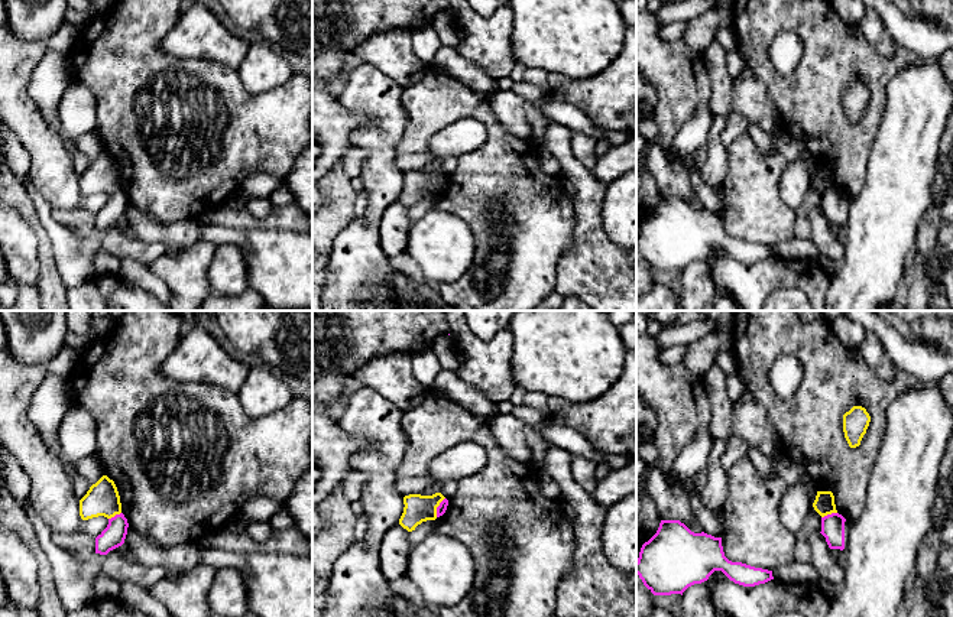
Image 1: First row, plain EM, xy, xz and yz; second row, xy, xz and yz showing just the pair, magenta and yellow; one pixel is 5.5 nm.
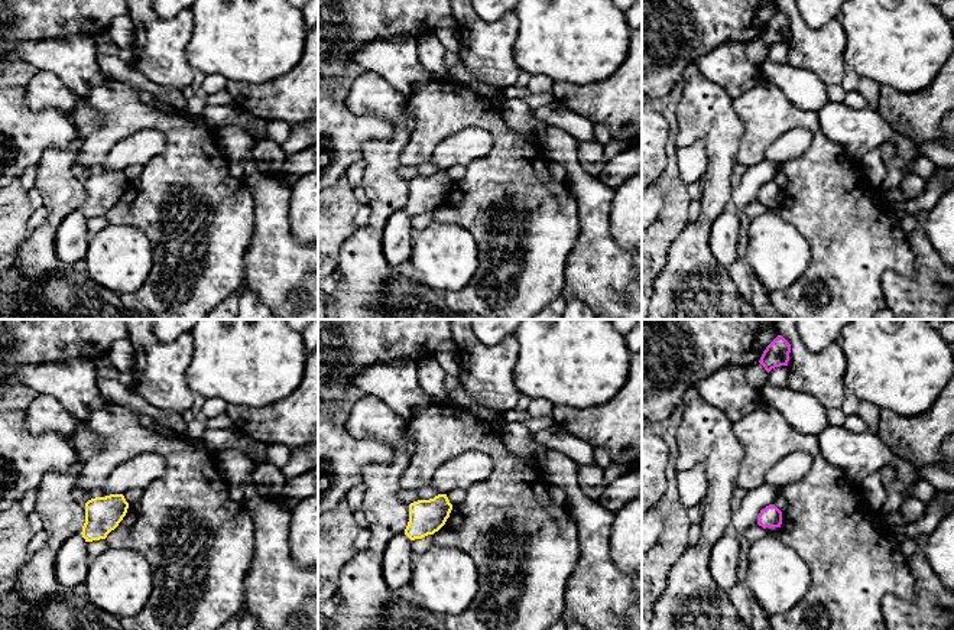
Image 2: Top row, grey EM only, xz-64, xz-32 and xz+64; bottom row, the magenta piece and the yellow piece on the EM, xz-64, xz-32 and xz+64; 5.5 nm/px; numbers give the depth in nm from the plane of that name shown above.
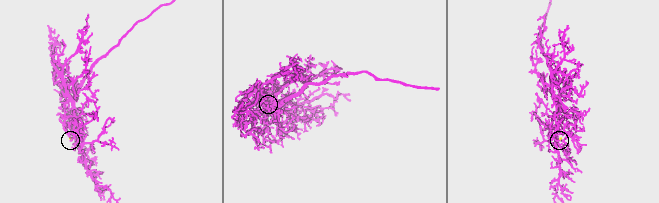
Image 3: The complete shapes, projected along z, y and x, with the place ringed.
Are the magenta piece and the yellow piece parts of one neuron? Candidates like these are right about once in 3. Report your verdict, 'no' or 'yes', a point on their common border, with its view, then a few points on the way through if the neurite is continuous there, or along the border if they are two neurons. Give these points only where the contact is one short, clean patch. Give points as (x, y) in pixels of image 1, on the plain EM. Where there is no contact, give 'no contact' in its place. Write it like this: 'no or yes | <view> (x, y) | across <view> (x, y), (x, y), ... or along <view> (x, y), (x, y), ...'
no | xz (437, 184) | along xz (444, 174), (437, 184), (436, 192)

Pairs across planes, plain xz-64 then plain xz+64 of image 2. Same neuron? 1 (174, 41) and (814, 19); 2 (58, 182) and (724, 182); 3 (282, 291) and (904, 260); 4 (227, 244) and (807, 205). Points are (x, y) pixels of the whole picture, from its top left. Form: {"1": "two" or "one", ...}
{"1": "two", "2": "one", "3": "two", "4": "one"}

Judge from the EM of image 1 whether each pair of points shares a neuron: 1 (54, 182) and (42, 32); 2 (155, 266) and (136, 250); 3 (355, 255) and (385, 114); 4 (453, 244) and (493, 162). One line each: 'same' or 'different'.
1: different
2: different
3: same
4: different

